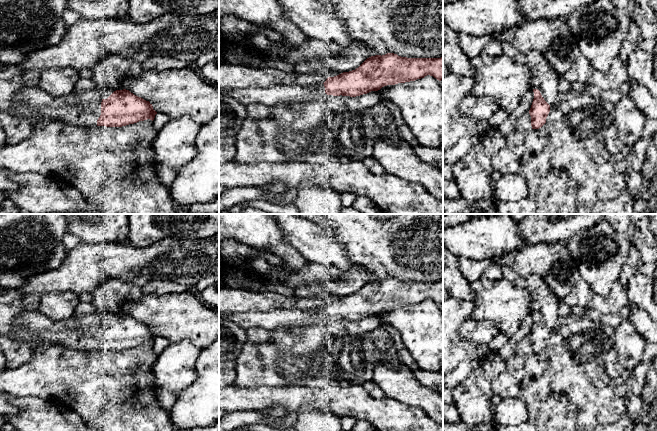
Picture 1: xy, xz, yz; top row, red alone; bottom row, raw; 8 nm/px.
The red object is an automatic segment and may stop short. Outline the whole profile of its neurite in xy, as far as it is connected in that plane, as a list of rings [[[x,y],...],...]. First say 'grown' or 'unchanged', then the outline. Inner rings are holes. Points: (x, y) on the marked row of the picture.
grown; [[[25,86],[17,93],[16,103],[17,111],[23,116],[61,120],[81,127],[122,127],[147,119],[153,121],[157,114],[149,101],[126,89],[116,90],[107,99],[103,99],[96,87],[80,92],[73,90],[64,97],[53,97],[39,87]]]

